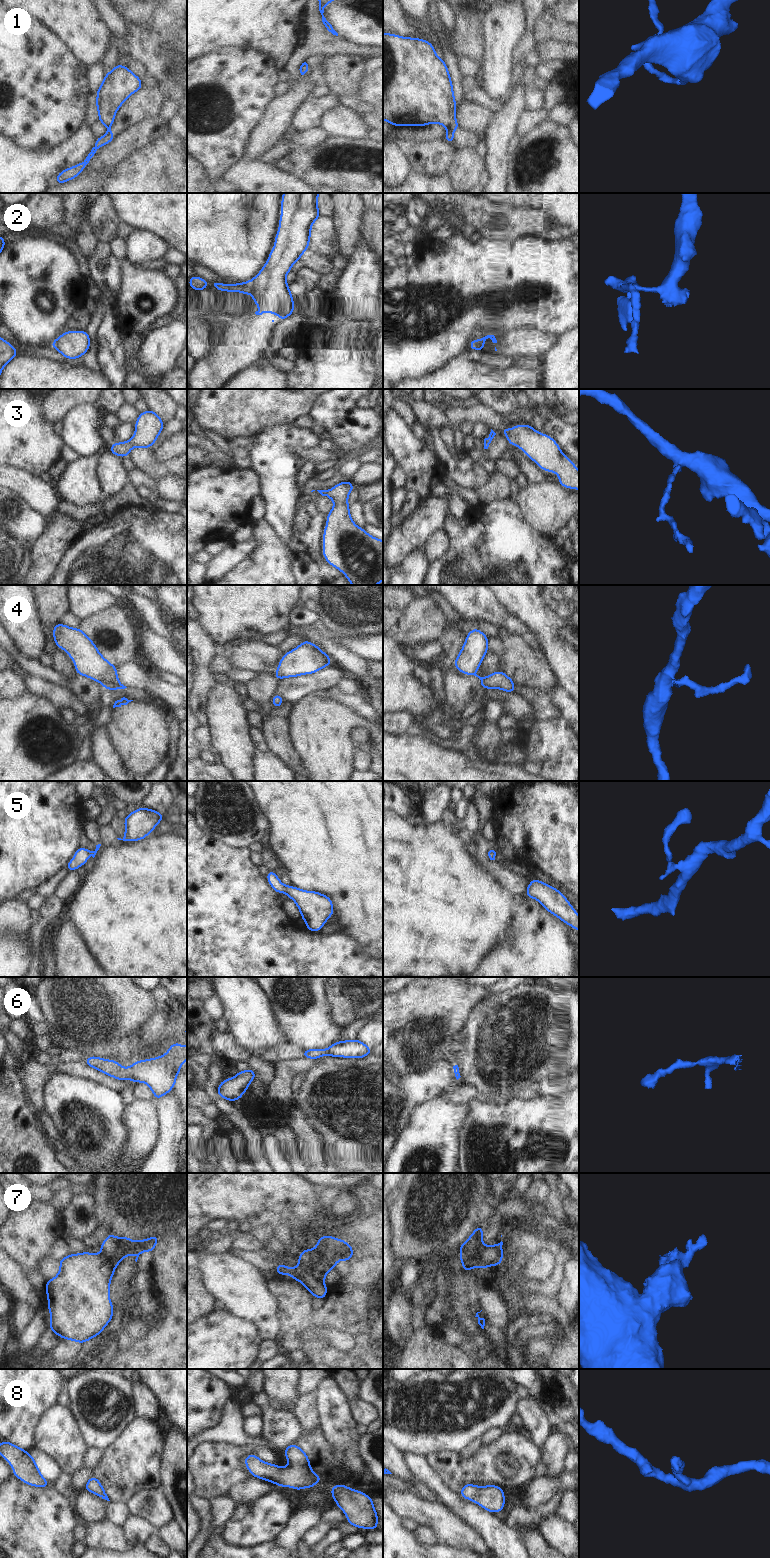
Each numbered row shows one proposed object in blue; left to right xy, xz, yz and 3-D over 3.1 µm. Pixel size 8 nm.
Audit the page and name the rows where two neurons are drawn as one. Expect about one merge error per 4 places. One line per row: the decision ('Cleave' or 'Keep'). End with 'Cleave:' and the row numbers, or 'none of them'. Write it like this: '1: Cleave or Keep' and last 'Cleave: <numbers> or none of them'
1: Cleave
2: Cleave
3: Keep
4: Cleave
5: Keep
6: Keep
7: Cleave
8: Keep
Cleave: 1, 2, 4, 7

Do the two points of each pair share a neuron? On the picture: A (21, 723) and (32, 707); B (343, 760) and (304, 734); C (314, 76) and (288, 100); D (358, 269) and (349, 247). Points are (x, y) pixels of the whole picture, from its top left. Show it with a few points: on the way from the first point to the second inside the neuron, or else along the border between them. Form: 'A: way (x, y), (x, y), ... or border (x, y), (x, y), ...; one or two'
A: way (25, 719), (32, 711); one
B: way (333, 752), (314, 734); one
C: way (308, 82), (294, 96); one
D: border (363, 237), (358, 249), (350, 257); two

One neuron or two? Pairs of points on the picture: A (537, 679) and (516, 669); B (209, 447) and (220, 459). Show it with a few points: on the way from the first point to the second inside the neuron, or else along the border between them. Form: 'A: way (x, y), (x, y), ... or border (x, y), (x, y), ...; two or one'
A: way (532, 674), (527, 669), (521, 669); one
B: way (212, 450), (217, 456); one

